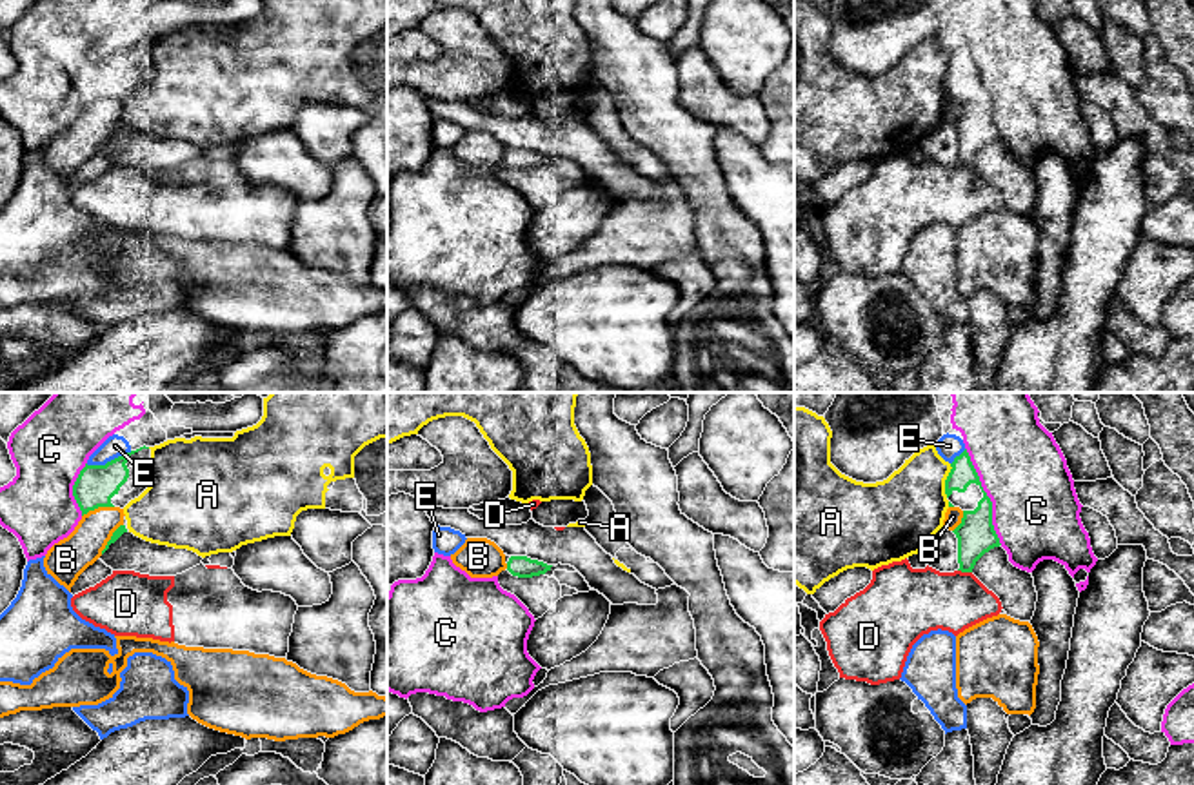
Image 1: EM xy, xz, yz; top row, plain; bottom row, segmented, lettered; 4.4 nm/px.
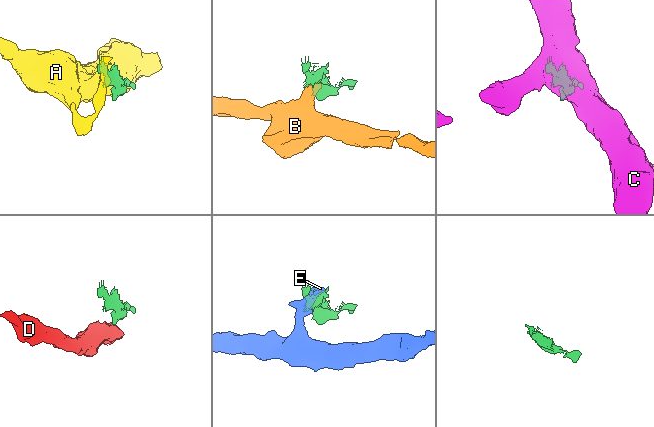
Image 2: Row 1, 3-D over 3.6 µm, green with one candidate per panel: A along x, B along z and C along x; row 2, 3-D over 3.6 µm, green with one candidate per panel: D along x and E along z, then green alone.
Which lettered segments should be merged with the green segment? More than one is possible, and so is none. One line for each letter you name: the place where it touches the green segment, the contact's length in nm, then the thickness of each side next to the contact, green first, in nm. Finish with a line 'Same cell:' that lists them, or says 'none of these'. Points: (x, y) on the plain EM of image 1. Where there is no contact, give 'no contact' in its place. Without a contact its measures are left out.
E: contact xy (108, 55); length 220 nm; calibres 180 and 100 nm
Same cell: E

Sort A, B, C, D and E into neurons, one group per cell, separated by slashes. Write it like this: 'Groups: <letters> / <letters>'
Groups: A / B / C / D / E

